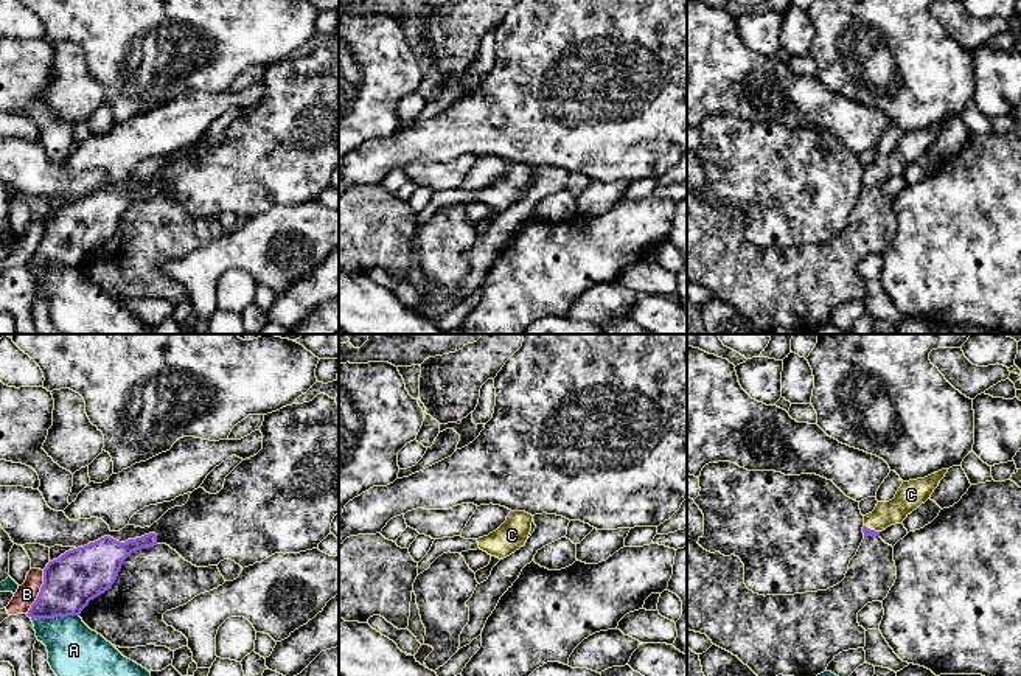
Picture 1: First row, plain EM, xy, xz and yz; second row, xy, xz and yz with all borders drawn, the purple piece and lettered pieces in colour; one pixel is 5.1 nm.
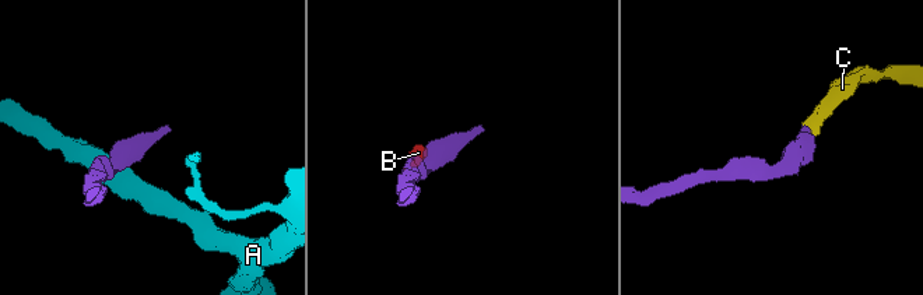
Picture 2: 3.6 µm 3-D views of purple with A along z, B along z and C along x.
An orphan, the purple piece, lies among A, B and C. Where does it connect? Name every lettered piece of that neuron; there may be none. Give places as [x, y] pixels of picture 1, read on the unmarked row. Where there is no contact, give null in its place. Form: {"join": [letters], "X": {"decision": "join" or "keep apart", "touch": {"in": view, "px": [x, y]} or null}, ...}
{"join": ["C"], "A": {"decision": "keep apart", "touch": {"in": "xy", "px": [53, 268]}}, "B": {"decision": "keep apart", "touch": {"in": "xy", "px": [39, 244]}}, "C": {"decision": "join", "touch": {"in": "yz", "px": [872, 182]}}}

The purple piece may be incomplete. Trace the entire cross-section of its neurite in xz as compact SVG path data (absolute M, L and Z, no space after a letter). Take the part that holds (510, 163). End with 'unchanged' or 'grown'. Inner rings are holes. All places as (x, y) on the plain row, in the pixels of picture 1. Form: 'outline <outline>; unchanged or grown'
outline M510 163L507 172L488 188L479 190L479 200L504 211L525 197L531 183L533 168L525 163Z; grown

